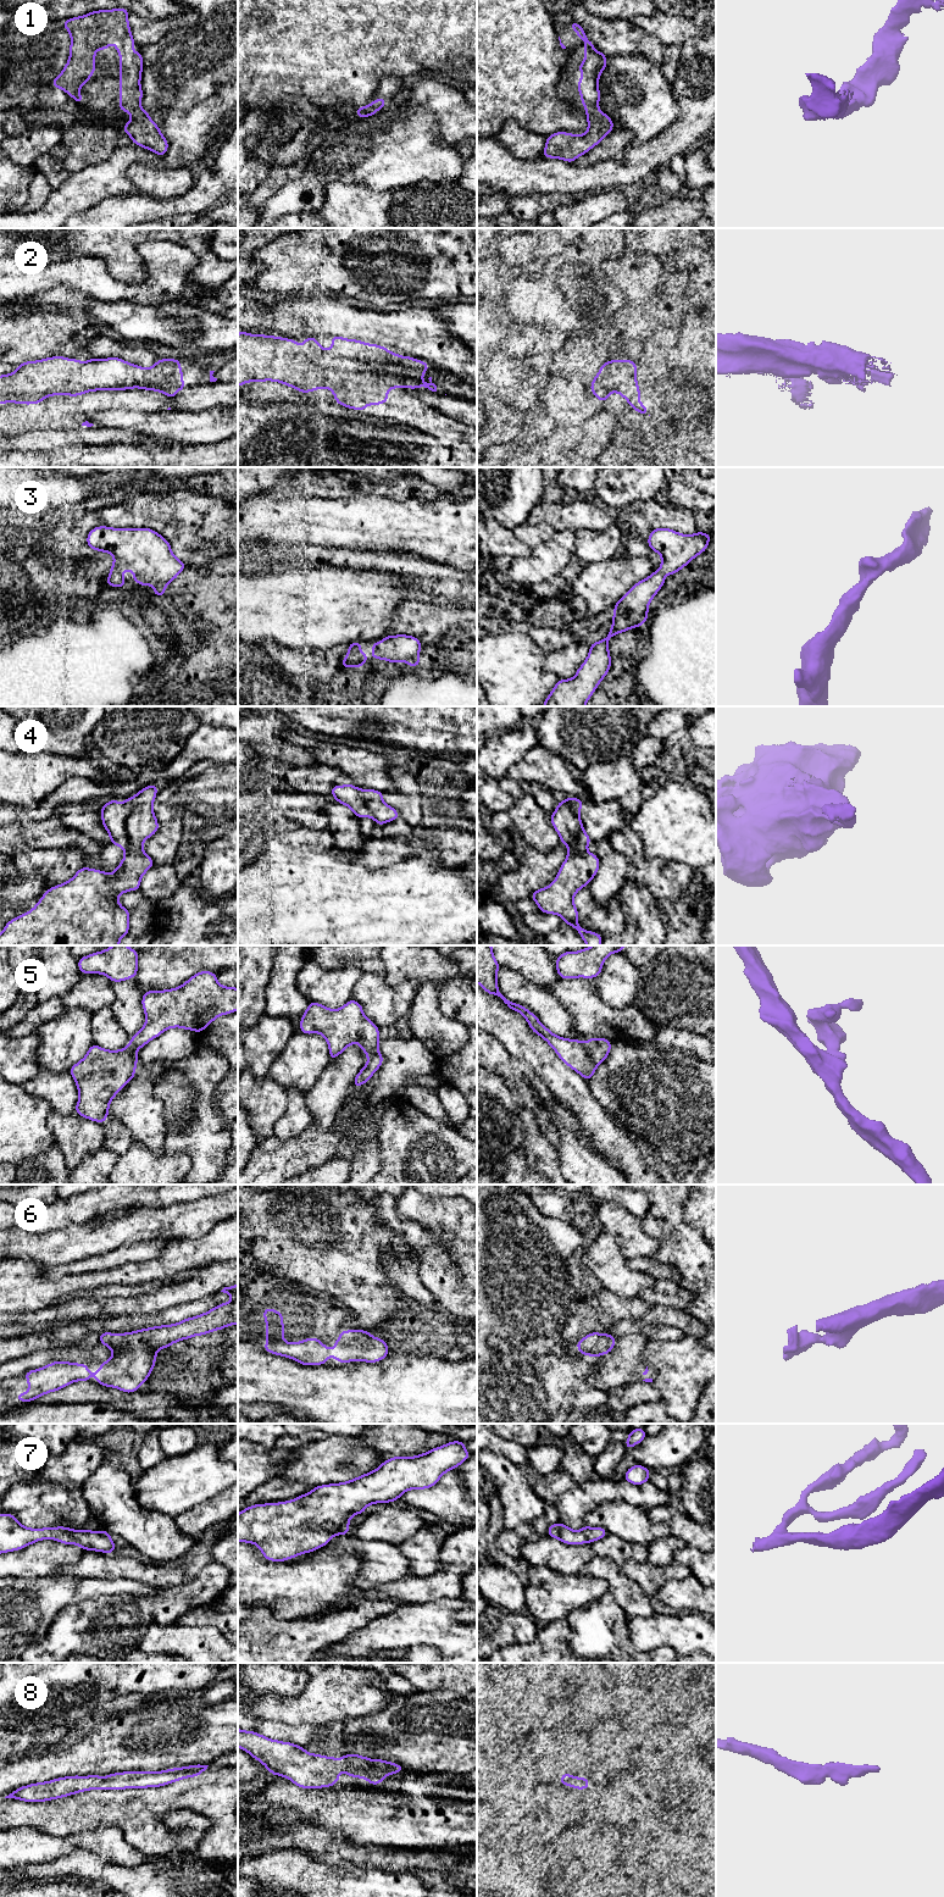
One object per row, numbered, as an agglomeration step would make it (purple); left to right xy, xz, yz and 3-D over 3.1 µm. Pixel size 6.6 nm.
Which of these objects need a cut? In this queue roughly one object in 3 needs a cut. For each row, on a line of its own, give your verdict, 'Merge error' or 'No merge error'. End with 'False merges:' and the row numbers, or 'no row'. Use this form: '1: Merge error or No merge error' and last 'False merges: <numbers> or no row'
1: No merge error
2: No merge error
3: No merge error
4: Merge error
5: No merge error
6: No merge error
7: No merge error
8: No merge error
False merges: 4

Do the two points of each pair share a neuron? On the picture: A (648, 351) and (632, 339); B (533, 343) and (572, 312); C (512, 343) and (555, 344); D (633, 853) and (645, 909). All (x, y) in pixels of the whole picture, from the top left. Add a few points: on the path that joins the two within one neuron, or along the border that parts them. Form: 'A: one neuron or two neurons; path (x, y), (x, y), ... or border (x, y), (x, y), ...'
A: two neurons; border (650, 337), (647, 339)
B: two neurons; border (525, 322), (539, 325), (547, 331)
C: one neuron; path (523, 340), (544, 343)
D: two neurons; border (627, 878), (643, 885), (657, 904)

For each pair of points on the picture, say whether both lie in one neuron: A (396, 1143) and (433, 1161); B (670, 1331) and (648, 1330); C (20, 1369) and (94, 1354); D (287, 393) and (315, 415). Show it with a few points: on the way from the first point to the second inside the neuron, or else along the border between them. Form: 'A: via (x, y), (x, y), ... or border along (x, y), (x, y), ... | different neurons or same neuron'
A: via (405, 1143), (409, 1143), (425, 1157) | same neuron
B: via (665, 1331), (653, 1331) | same neuron
C: via (38, 1359), (53, 1354), (76, 1354) | same neuron
D: border along (287, 403), (305, 405) | different neurons

